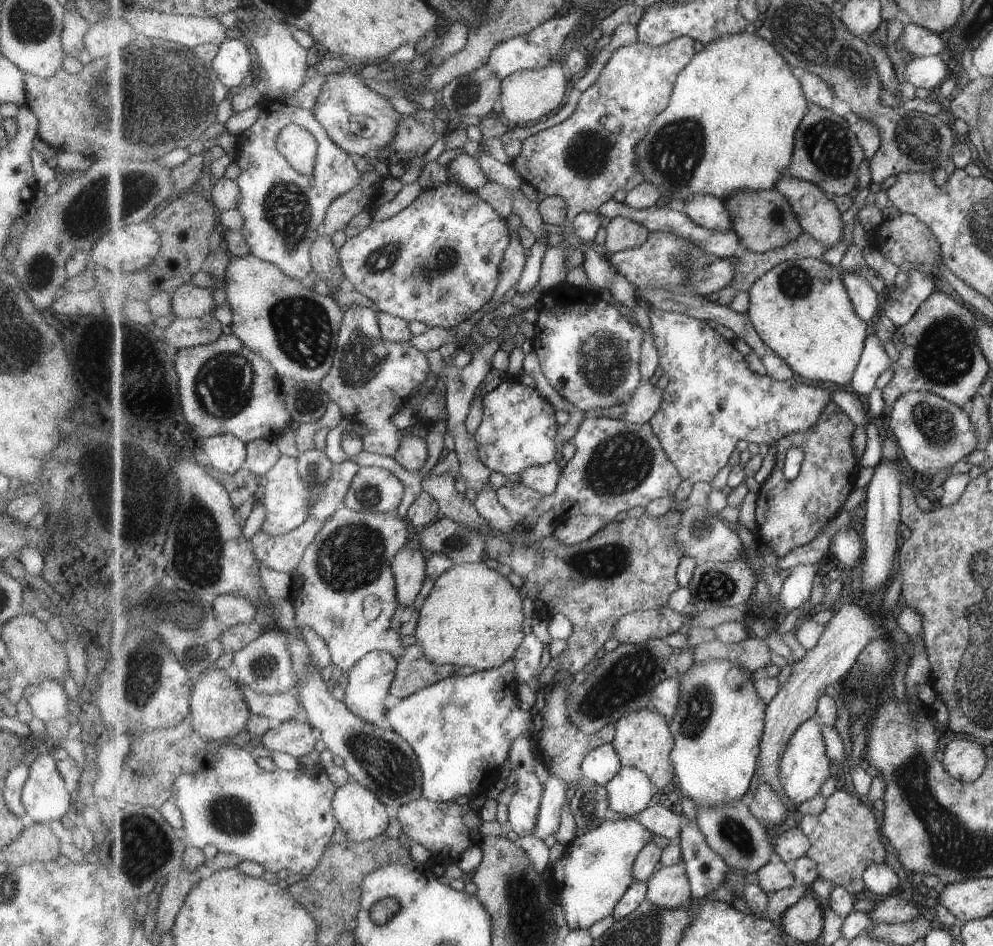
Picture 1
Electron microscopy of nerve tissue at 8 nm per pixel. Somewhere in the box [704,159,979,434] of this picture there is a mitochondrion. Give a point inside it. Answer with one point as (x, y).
(794, 283)

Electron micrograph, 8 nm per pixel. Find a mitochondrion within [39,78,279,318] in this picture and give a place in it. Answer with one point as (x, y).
(90, 212)

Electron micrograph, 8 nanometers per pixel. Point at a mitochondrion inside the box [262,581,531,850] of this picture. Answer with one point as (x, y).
(391, 772)

